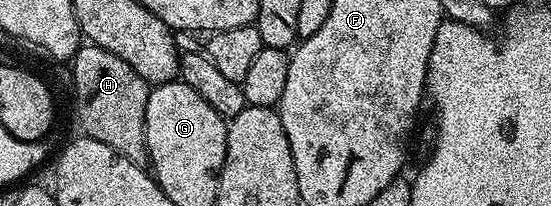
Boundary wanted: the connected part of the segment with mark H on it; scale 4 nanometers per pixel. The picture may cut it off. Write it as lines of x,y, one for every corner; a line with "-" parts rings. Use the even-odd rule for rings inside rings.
82,45
71,60
73,66
73,91
77,94
77,119
88,138
111,145
115,153
127,157
135,165
145,167
149,162
145,114
151,87
123,57
107,53
107,49

